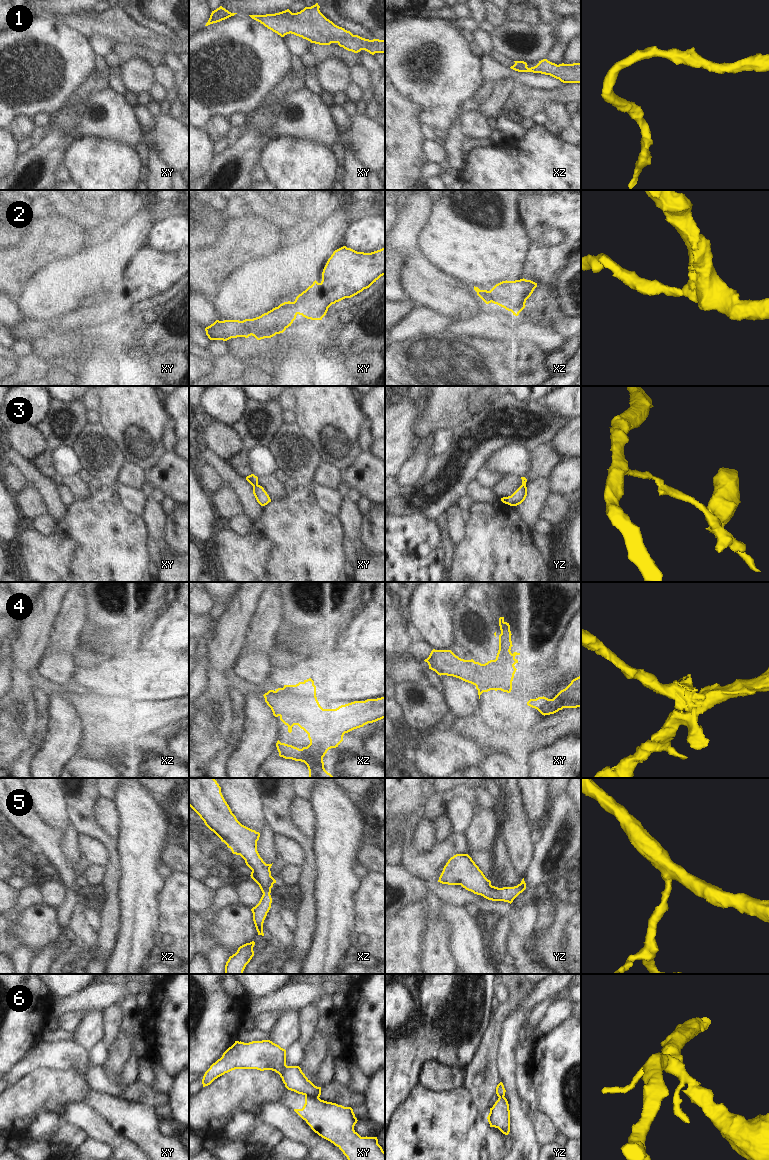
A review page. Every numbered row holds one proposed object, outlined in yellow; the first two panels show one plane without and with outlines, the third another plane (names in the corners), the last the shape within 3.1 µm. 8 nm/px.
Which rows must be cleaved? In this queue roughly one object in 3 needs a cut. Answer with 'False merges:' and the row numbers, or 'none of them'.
False merges: 3, 6

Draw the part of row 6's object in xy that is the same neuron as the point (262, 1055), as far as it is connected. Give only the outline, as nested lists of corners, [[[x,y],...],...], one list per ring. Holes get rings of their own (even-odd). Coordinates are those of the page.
[[[270,1040],[235,1041],[205,1072],[203,1087],[235,1069],[272,1070],[280,1075],[288,1090],[317,1098],[321,1095],[321,1087],[315,1086],[299,1066],[287,1066],[286,1050]]]

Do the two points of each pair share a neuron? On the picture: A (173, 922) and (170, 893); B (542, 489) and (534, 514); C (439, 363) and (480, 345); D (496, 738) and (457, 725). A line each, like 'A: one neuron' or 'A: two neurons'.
A: one neuron
B: one neuron
C: one neuron
D: one neuron

